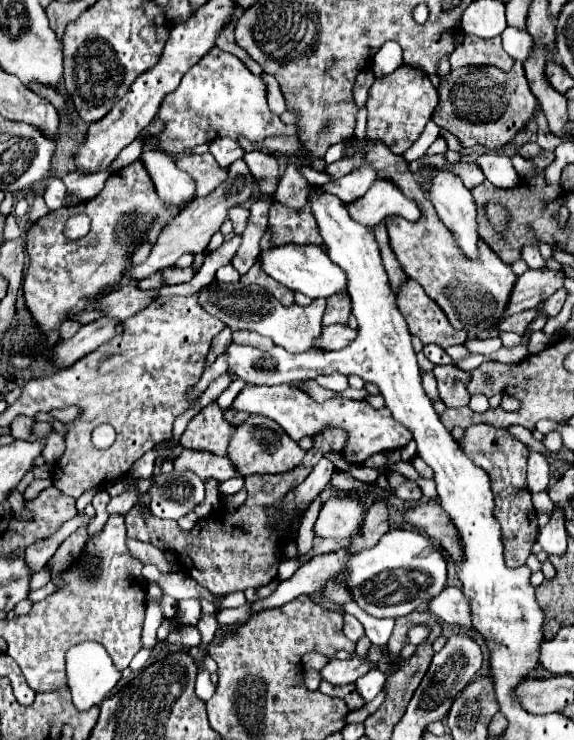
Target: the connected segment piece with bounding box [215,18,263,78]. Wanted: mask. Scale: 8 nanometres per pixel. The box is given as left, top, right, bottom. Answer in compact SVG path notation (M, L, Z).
M233 18L233 20L227 24L227 28L221 30L221 34L217 36L217 44L215 44L215 46L221 48L223 52L229 52L229 54L237 56L237 58L249 68L251 74L255 74L255 76L261 78L263 70L261 70L261 68L255 64L255 60L253 60L241 46L237 46L237 42L235 42L235 22L237 22L237 18Z

